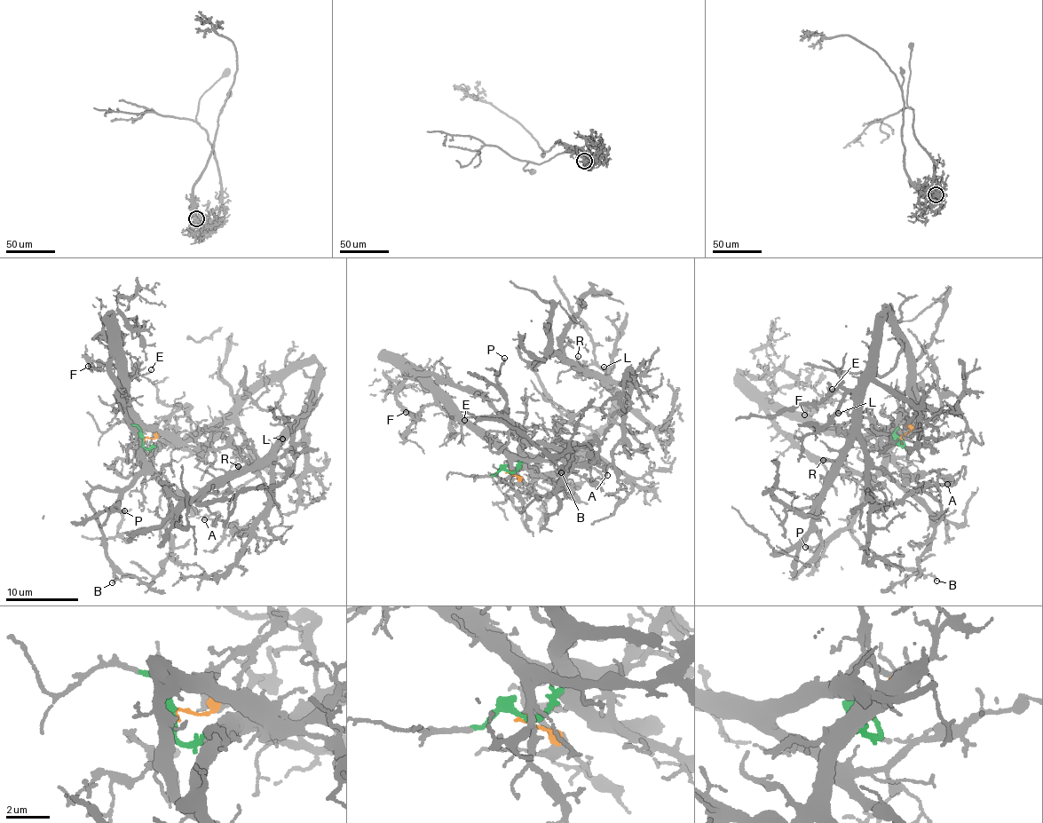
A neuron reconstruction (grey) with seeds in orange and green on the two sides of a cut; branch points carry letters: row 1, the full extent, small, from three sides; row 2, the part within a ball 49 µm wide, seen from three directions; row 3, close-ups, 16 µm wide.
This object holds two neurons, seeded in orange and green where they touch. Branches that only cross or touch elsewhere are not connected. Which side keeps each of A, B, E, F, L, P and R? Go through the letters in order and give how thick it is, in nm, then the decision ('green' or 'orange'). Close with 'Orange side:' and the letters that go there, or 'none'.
A: 160 nm thick; green
B: 170 nm thick; green
E: 130 nm thick; orange
F: 130 nm thick; orange
L: 140 nm thick; green
P: 200 nm thick; green
R: 110 nm thick; green
Orange side: E, F

